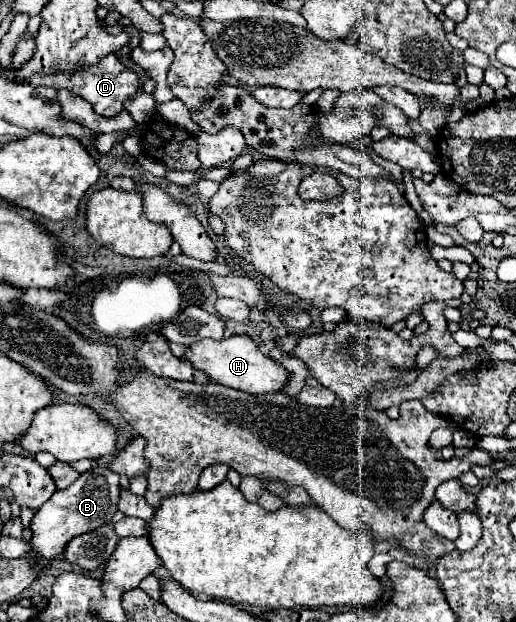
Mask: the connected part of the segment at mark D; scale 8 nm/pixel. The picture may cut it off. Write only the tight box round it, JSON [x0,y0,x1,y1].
[30,56,140,118]

